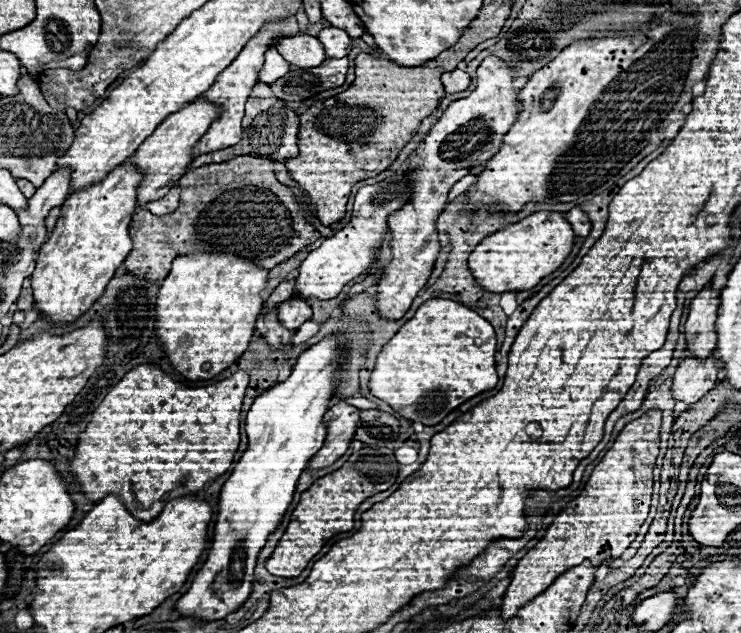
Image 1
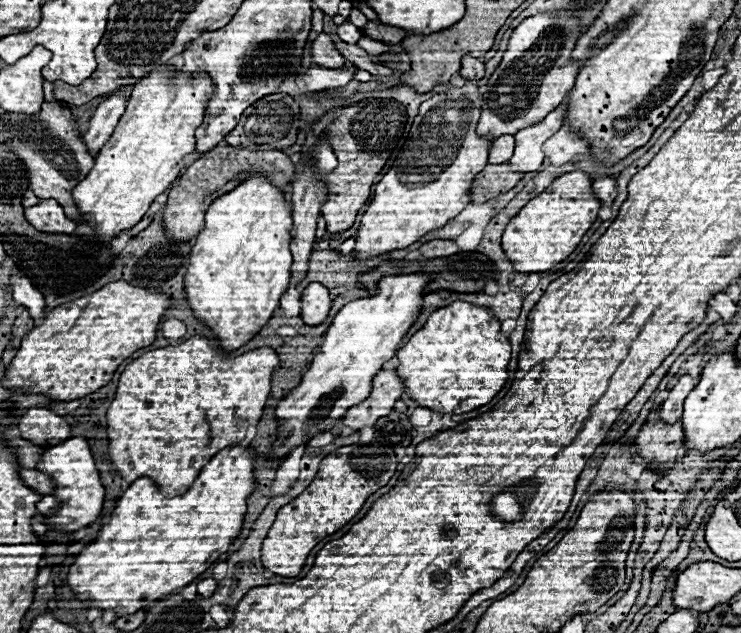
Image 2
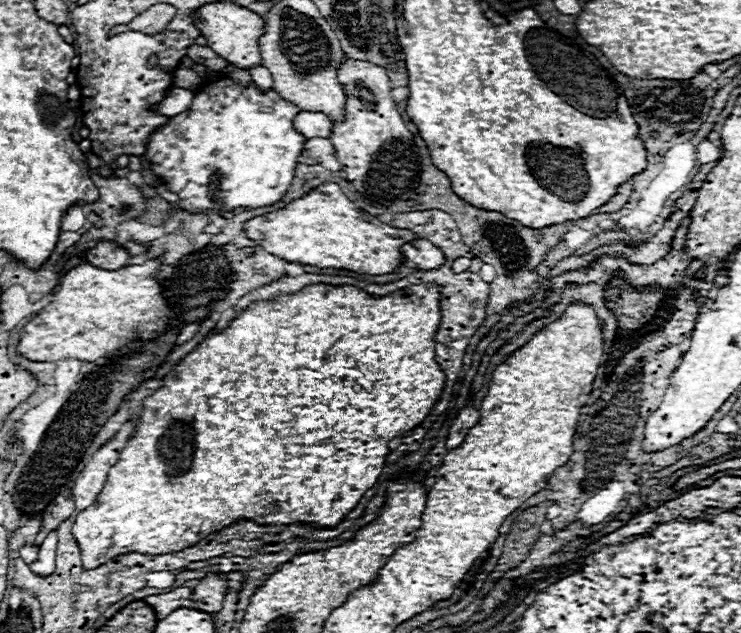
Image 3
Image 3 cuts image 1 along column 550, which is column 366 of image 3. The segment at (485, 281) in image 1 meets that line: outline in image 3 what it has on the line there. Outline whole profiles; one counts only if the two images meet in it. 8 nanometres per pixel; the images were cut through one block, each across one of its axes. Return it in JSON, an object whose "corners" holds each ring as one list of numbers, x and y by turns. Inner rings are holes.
{"corners":[[334,182,316,186,308,194,292,200,286,208,250,218,244,224,244,232,266,252,282,260,318,268,346,268,360,274,392,272,404,260,400,248,416,238,410,230,382,224,376,216,356,208]]}

